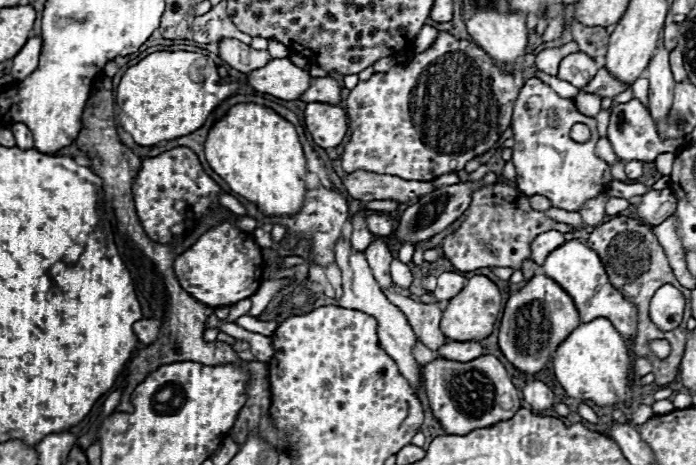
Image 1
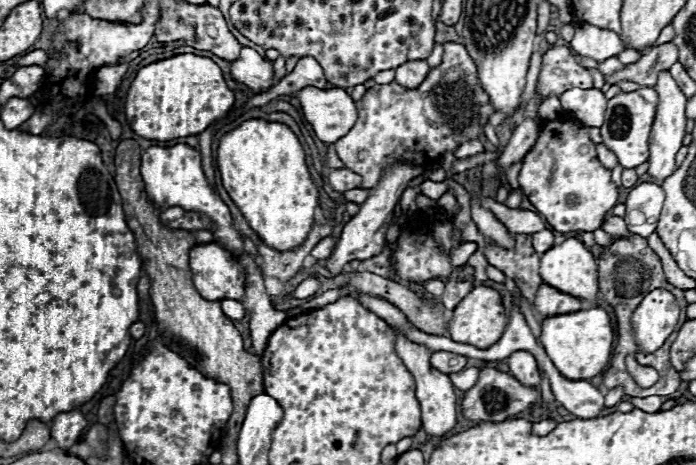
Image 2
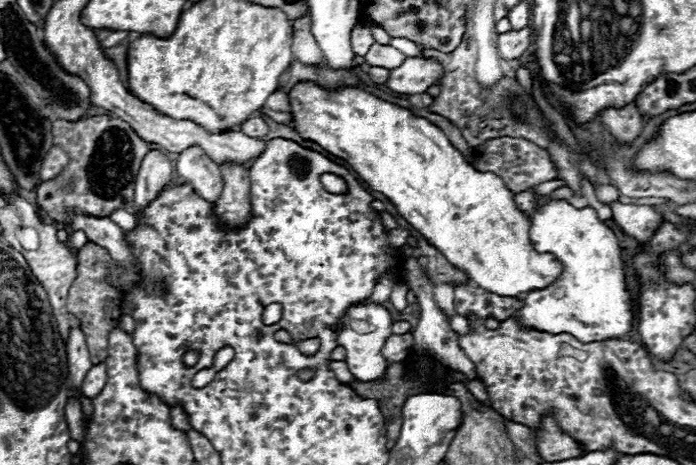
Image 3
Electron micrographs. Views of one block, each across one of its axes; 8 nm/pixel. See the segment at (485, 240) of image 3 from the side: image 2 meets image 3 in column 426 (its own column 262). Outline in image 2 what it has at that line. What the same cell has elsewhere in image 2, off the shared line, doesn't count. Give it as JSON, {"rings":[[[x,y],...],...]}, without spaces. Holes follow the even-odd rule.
{"rings":[[[258,118],[242,122],[220,140],[218,170],[230,198],[270,248],[290,250],[306,240],[314,224],[314,210],[320,206],[320,194],[308,172],[304,150],[286,124]]]}

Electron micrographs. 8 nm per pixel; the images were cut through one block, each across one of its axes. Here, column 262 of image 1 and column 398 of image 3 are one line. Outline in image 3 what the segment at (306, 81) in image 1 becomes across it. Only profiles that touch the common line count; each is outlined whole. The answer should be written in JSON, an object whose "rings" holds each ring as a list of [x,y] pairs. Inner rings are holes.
{"rings":[[[406,58],[398,68],[390,70],[386,86],[400,94],[424,94],[432,84],[436,84],[440,80],[442,74],[444,74],[444,70],[434,58]]]}

